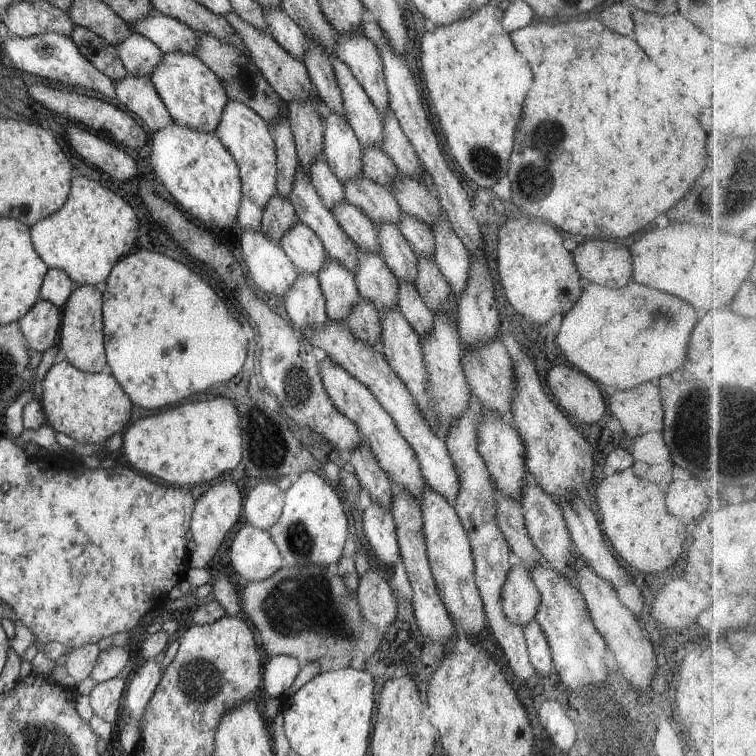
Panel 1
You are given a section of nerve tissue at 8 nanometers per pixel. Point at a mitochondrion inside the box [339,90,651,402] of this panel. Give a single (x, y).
(534, 180)

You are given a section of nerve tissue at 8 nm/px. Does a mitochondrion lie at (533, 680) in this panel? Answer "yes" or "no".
no

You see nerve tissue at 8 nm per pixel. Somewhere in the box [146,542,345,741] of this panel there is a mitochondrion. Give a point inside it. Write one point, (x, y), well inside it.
(200, 680)

